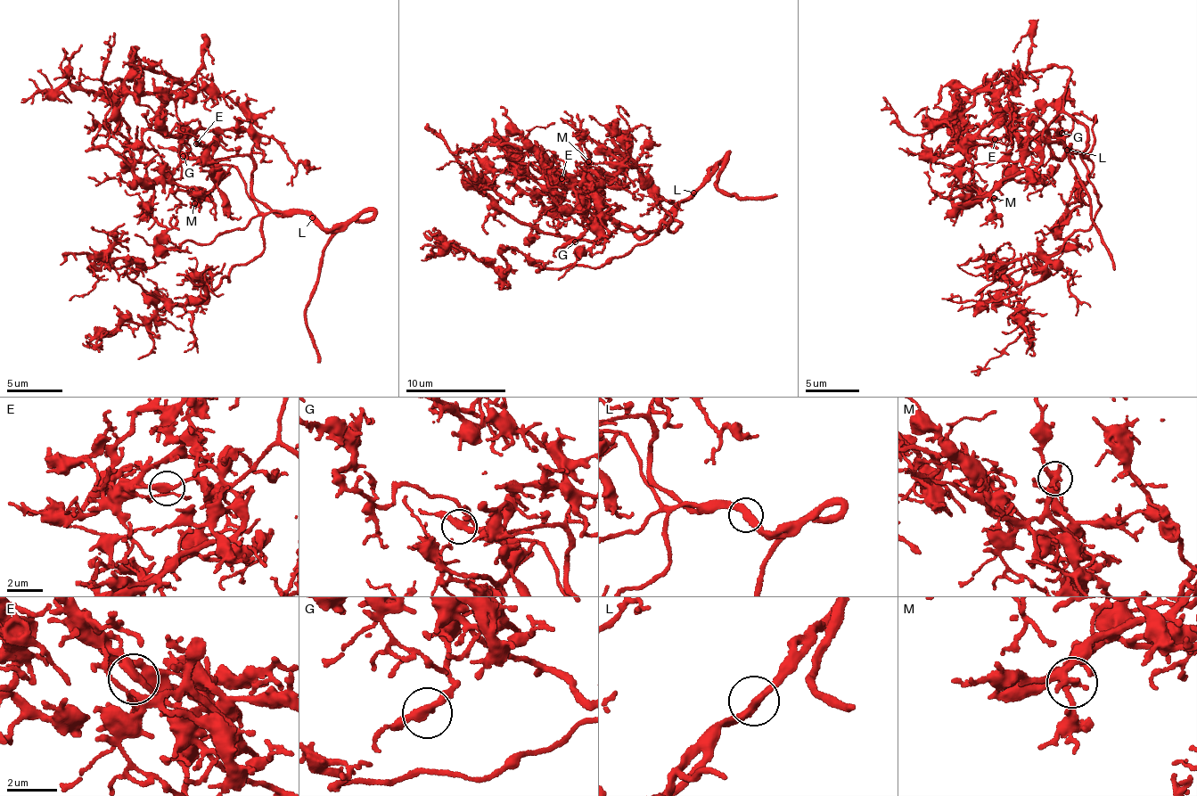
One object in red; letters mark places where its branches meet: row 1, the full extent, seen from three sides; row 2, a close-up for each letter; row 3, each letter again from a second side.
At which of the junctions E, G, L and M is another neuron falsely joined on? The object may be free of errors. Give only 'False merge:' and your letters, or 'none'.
False merge: none

